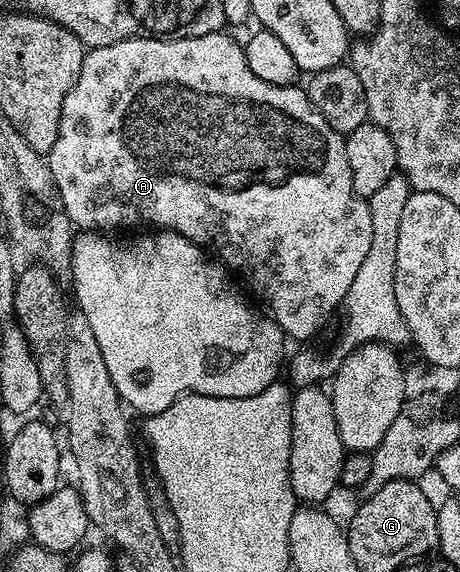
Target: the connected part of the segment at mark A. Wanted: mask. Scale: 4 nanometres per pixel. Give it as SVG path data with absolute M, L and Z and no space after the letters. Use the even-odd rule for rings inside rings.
M228 32L197 38L127 38L106 48L89 49L82 60L82 72L62 104L58 140L54 140L54 148L46 155L66 216L80 232L112 232L115 226L149 222L152 225L149 227L174 230L186 236L195 246L213 246L220 253L219 261L233 271L236 269L252 285L253 292L268 305L267 313L289 339L304 342L314 337L328 316L341 309L344 297L350 292L350 284L354 284L354 275L362 268L362 260L366 260L374 227L370 225L367 201L354 192L344 138L316 111L307 89L300 87L299 90L298 87L296 84L275 86L258 80L258 76L250 72L250 64L246 64L243 45L239 41L236 43Z

